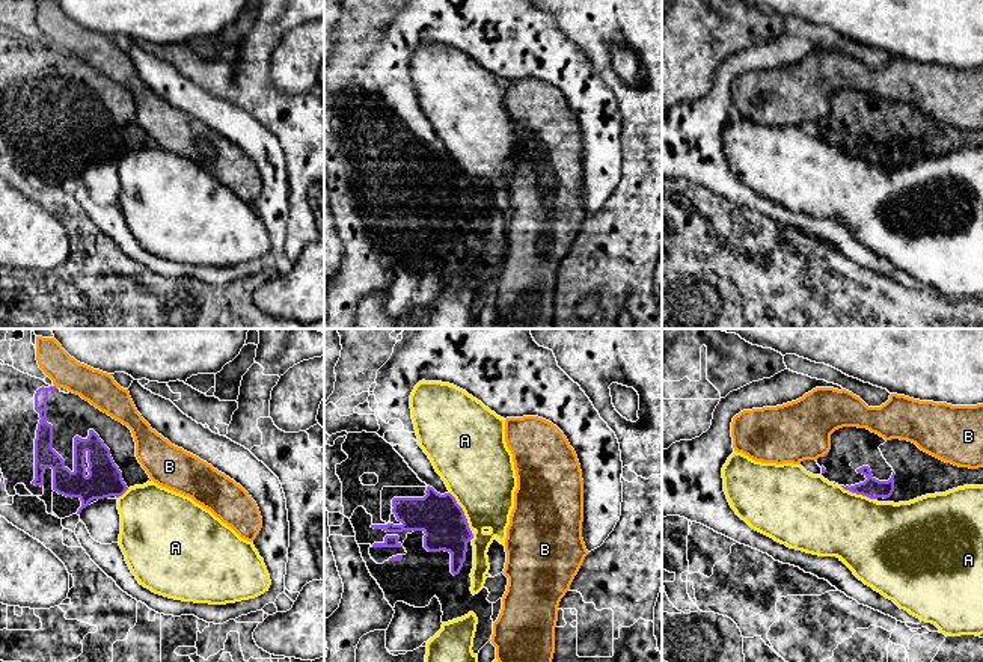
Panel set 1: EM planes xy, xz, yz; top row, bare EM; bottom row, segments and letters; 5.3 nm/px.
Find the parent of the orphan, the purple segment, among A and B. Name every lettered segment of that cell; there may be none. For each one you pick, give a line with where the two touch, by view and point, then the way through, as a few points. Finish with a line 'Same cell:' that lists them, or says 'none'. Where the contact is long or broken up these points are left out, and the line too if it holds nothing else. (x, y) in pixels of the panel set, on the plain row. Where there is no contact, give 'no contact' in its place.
Same cell: none

